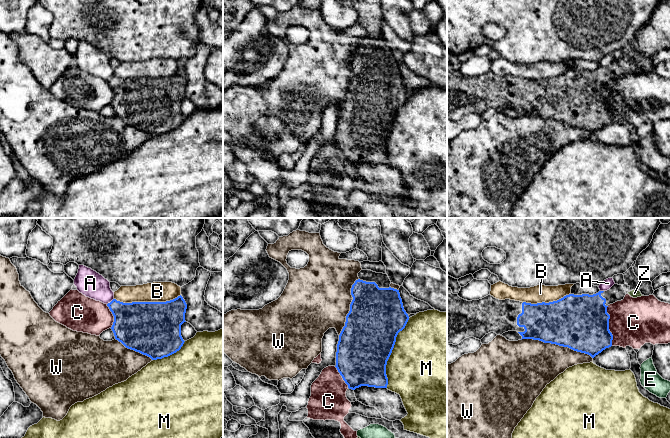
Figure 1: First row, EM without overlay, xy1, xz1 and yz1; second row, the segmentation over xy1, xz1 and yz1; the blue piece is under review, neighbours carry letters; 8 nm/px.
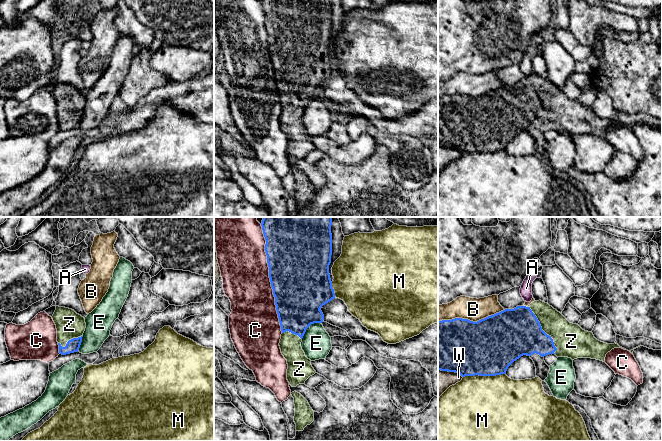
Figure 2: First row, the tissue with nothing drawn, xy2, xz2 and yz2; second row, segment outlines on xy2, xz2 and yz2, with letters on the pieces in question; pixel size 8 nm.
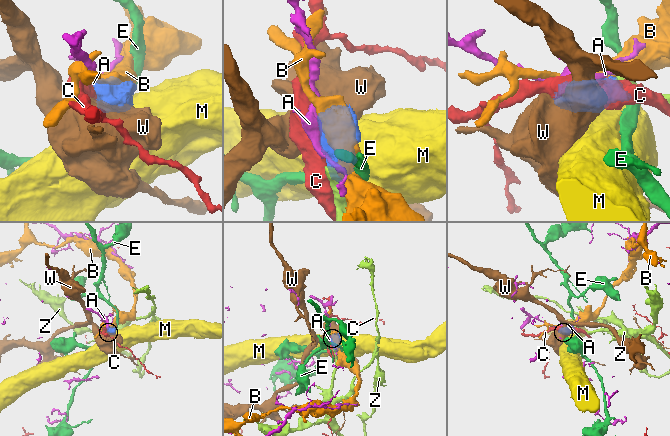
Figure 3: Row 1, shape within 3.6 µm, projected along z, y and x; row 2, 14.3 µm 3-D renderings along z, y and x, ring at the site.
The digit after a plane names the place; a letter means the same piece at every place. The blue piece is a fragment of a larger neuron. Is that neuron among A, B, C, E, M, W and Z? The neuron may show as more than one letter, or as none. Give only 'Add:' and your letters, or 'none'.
Add: Z

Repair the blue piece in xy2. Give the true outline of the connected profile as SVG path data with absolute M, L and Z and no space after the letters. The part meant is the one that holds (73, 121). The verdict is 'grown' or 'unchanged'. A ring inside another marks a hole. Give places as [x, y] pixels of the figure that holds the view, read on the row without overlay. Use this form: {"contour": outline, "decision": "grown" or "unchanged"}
{"contour": "M56 82L52 95L57 105L59 129L77 128L86 104L85 94L72 85Z", "decision": "grown"}

